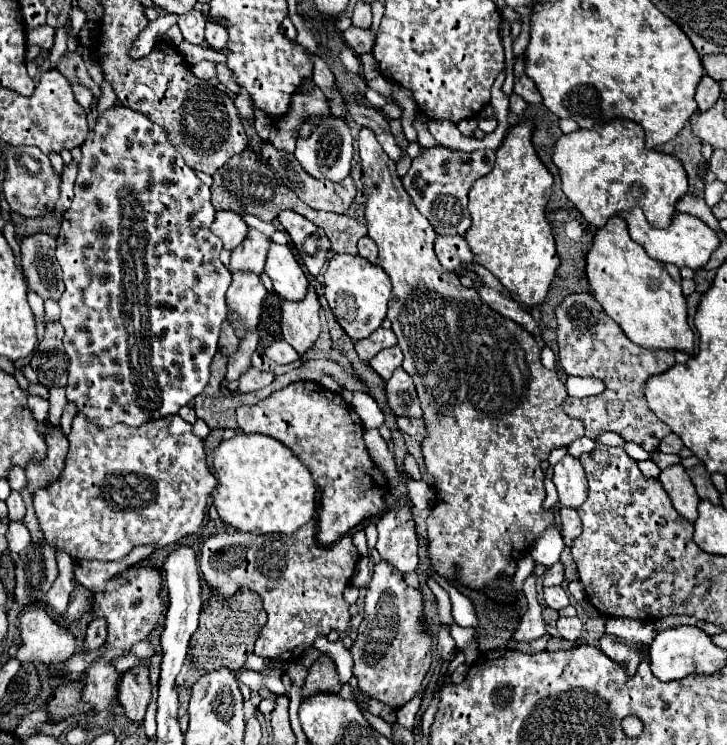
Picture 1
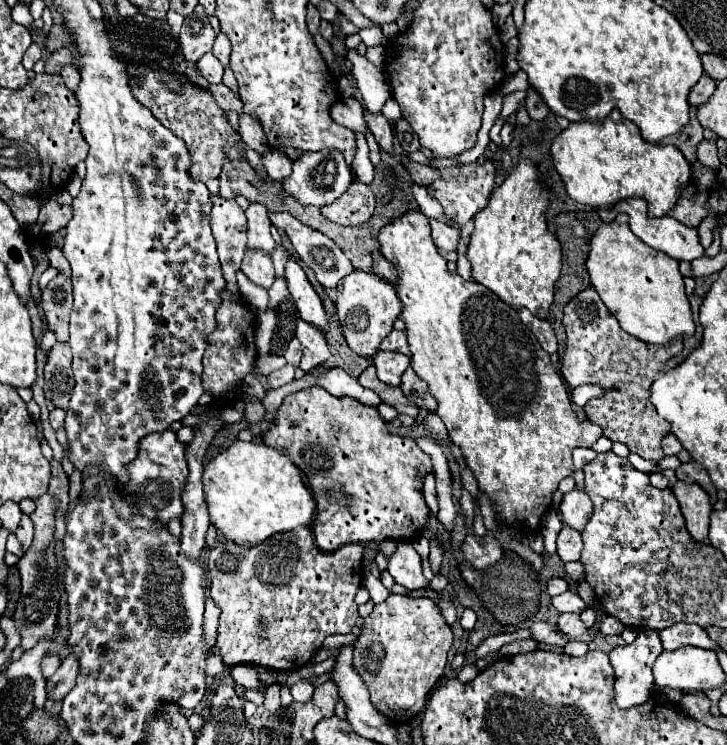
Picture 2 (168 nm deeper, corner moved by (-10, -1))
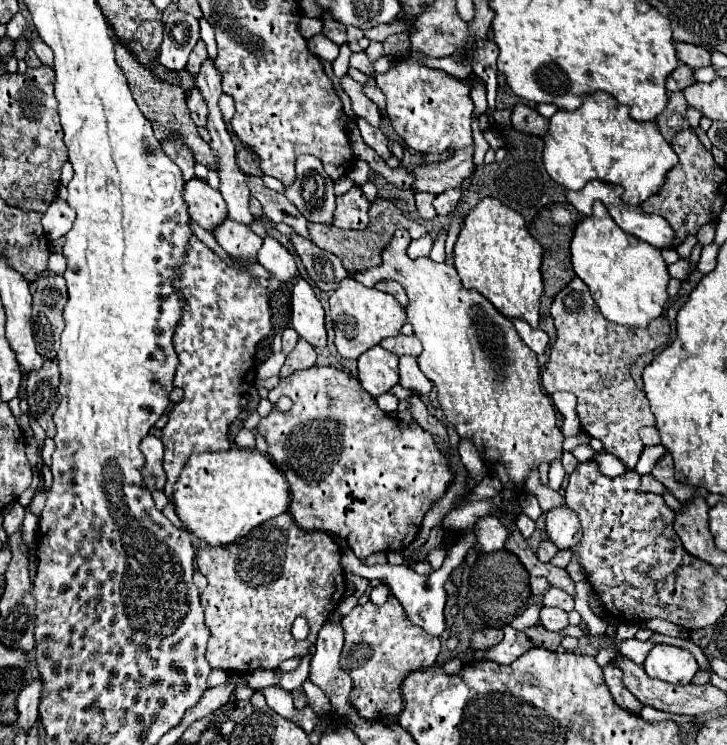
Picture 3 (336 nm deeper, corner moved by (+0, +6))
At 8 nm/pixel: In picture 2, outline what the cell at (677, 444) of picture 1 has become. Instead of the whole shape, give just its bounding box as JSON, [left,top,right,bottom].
[662,434,682,456]

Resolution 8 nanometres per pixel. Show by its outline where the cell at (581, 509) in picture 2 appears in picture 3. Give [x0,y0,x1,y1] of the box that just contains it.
[546,505,580,549]

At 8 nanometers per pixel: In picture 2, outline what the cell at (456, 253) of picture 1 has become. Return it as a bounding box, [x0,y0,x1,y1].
[430,218,460,250]

